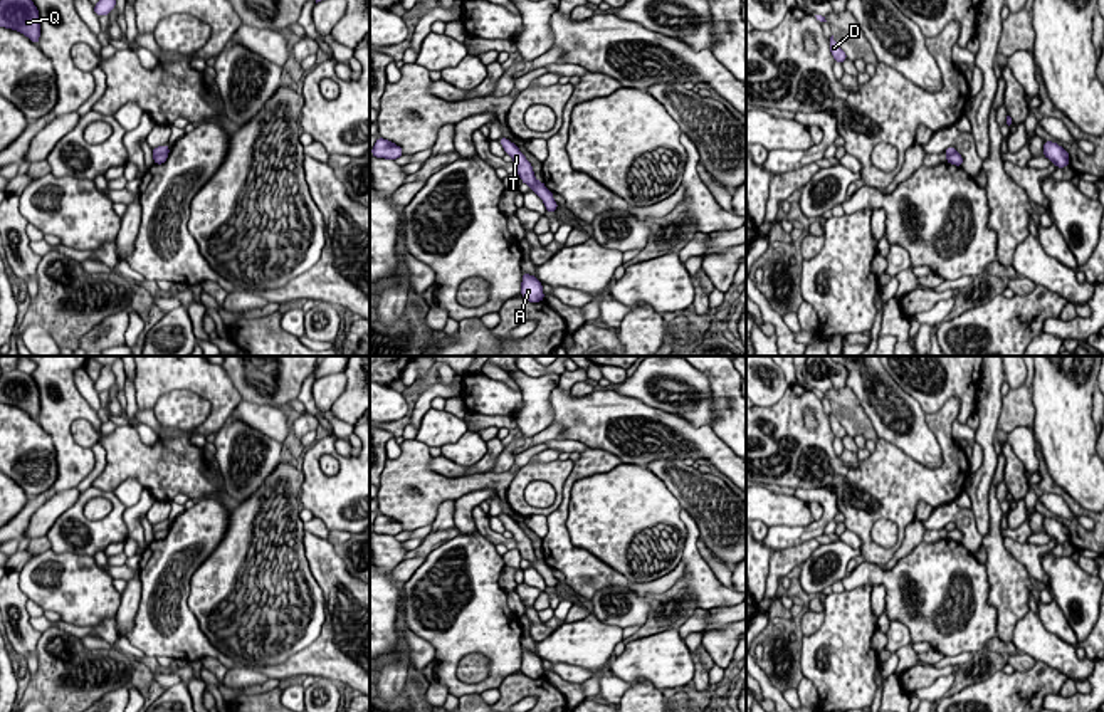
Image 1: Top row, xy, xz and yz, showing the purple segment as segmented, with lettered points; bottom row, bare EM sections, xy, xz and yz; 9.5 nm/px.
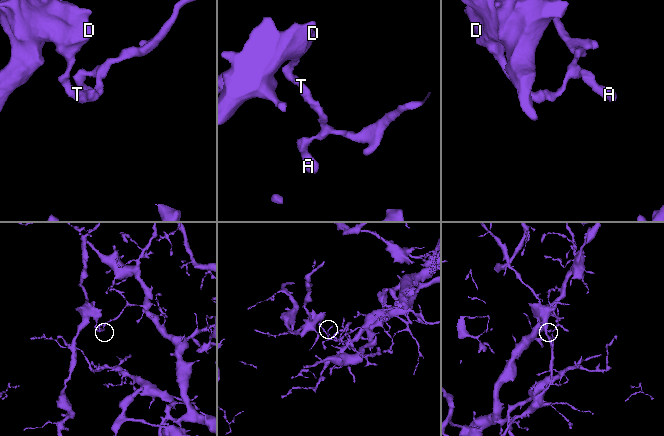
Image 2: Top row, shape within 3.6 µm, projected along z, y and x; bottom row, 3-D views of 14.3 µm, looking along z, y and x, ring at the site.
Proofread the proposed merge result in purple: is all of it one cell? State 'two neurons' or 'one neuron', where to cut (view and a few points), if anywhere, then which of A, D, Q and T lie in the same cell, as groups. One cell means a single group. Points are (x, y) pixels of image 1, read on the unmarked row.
two neurons; cut xz (538, 558), (531, 563); groups A / D Q T

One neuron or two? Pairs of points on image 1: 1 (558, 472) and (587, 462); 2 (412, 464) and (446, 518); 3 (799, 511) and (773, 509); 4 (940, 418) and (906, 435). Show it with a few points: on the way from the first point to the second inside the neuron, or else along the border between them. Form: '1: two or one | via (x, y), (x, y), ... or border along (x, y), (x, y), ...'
1: two | border along (573, 462), (558, 504)
2: two | border along (452, 499), (439, 506), (431, 523)
3: one | via (792, 511), (780, 509)
4: two | border along (925, 413), (925, 422), (940, 447), (943, 460)

